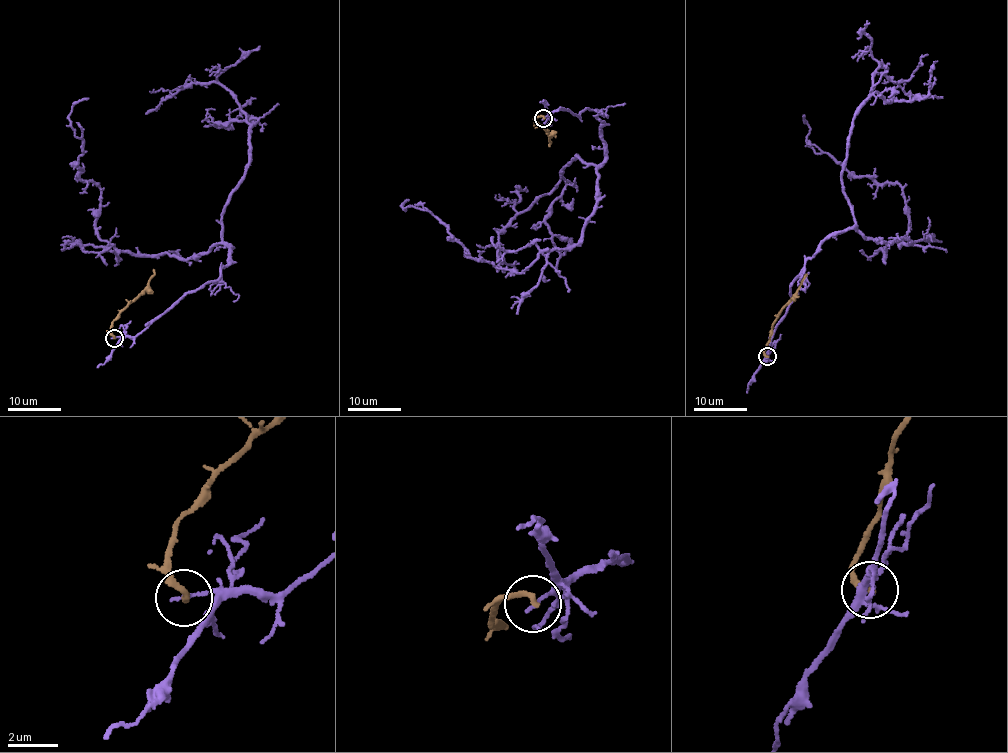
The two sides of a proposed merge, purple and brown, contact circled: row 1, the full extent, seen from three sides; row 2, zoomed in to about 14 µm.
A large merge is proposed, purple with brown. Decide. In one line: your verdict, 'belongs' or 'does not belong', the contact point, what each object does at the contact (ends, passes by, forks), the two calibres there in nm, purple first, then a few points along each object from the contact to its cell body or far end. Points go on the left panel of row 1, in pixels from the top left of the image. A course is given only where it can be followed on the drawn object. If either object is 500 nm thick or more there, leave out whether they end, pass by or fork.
does not belong; place (114, 338); purple ends; brown ends; calibres 140 and 240 nm; course purple (113, 338), (215, 282), (231, 247), (184, 259), (99, 236), (68, 115), (89, 98); course brown (114, 338), (112, 322), (140, 296), (154, 269)

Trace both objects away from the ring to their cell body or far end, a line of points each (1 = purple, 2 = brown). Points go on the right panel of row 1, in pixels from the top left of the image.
1: (768, 357), (817, 247), (854, 228), (909, 243), (899, 244), (909, 216), (901, 186), (817, 154), (805, 115)
2: (767, 356), (764, 352), (776, 319), (806, 273)

